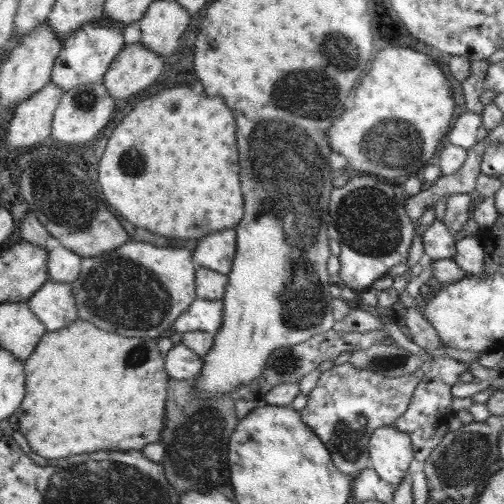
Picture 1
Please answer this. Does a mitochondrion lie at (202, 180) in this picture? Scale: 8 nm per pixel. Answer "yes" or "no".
no

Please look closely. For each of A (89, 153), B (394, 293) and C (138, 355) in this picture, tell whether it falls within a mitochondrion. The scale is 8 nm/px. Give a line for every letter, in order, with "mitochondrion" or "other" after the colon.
A: other
B: other
C: mitochondrion

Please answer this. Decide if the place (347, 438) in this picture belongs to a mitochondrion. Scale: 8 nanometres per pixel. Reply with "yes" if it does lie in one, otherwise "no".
yes

